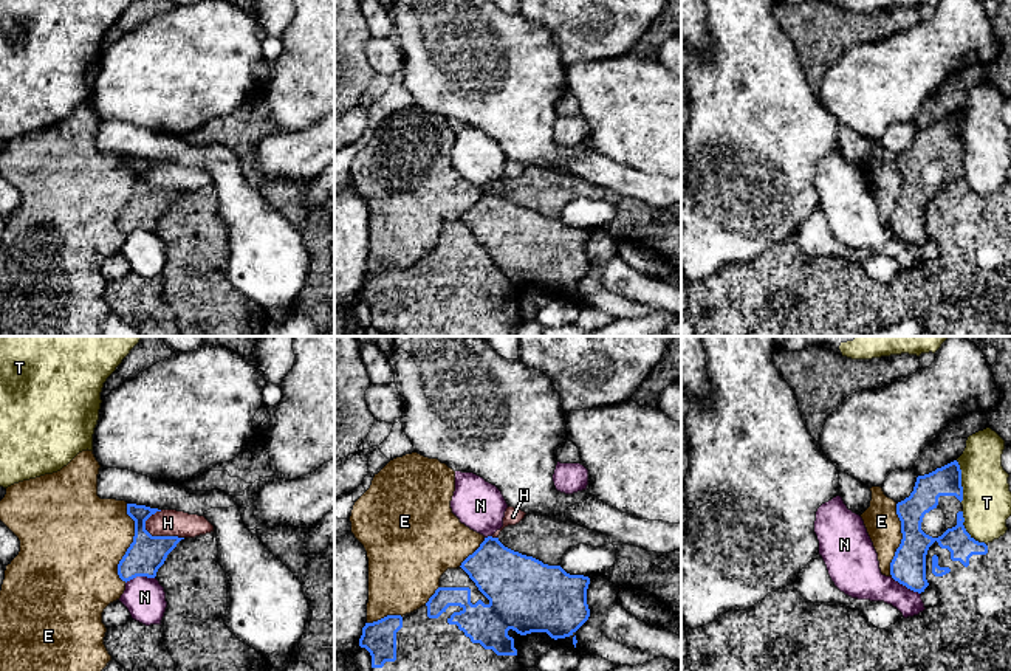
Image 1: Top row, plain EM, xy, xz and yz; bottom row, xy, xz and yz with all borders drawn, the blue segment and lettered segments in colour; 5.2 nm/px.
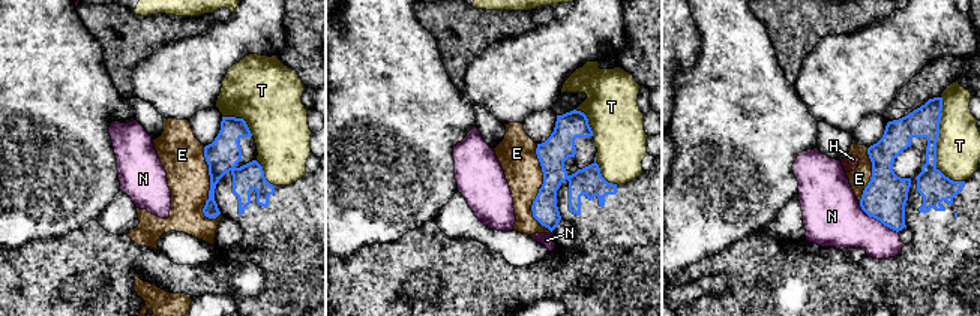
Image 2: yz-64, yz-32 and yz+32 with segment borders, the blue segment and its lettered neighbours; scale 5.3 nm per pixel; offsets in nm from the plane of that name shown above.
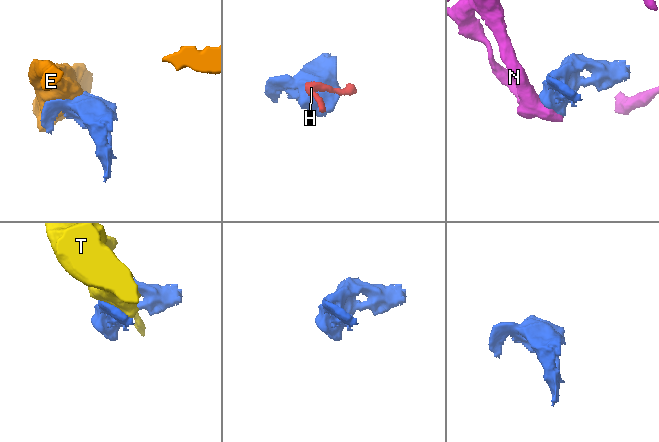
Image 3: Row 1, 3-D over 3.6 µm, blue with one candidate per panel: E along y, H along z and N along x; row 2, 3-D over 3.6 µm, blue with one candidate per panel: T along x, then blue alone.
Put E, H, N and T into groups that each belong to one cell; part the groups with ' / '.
E / H / N / T

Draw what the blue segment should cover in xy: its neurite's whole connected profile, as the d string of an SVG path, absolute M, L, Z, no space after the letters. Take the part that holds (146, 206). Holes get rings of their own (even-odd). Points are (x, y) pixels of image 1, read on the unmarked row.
M127 157L135 174L133 195L118 217L122 234L136 229L156 231L164 240L167 260L161 273L164 298L169 302L181 336L260 336L271 322L268 313L240 294L224 277L228 262L228 231L218 215L217 186L195 191L152 189L146 174L161 164L146 158Z

